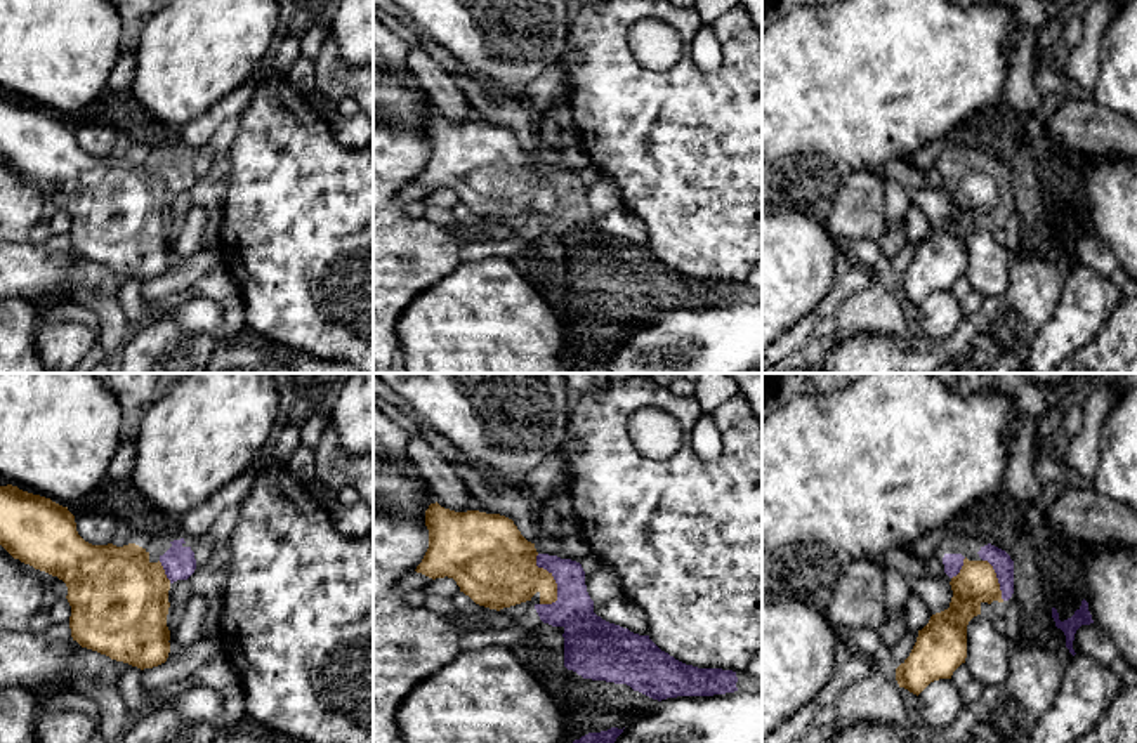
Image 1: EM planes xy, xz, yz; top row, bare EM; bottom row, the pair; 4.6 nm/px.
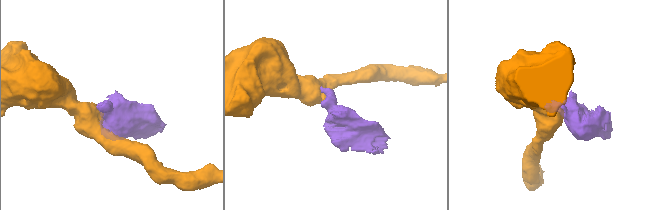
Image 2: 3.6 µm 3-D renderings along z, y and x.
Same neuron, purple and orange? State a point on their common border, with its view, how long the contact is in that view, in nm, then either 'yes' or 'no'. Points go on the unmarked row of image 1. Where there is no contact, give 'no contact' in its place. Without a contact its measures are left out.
contact xz (554, 190); length 240 nm; no

